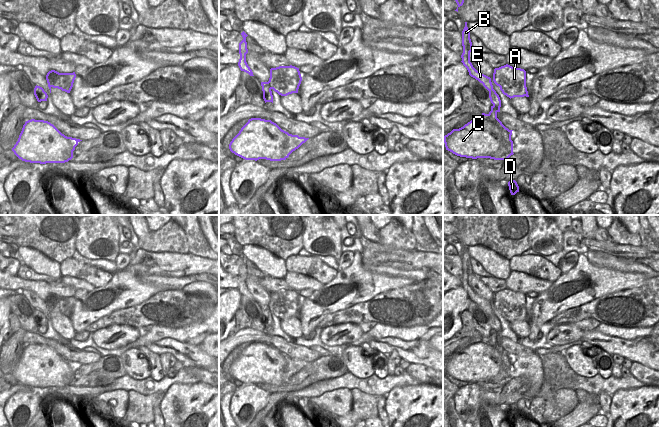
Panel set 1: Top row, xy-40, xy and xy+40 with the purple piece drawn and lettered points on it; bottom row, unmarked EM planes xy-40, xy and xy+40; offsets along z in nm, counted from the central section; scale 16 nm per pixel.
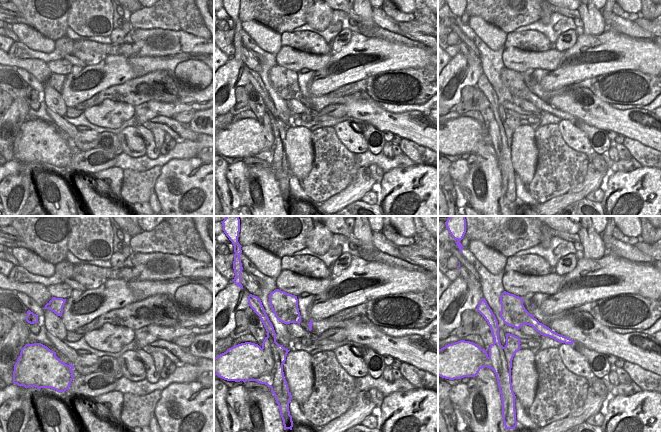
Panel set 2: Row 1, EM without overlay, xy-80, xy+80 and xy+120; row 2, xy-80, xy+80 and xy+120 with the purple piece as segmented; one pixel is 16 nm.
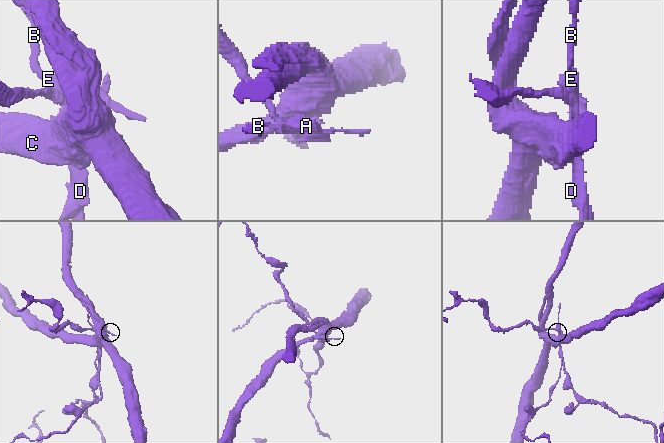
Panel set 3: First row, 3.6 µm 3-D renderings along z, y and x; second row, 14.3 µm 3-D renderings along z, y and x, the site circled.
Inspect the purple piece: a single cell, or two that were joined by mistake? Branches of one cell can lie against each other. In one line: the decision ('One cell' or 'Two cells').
Two cells.

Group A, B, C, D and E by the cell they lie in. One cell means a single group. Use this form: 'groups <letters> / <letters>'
groups A B D E / C

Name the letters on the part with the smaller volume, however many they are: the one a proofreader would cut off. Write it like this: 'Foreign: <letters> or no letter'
Foreign: A, B, D, E

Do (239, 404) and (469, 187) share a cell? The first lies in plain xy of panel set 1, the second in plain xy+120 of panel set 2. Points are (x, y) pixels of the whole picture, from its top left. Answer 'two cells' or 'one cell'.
two cells

